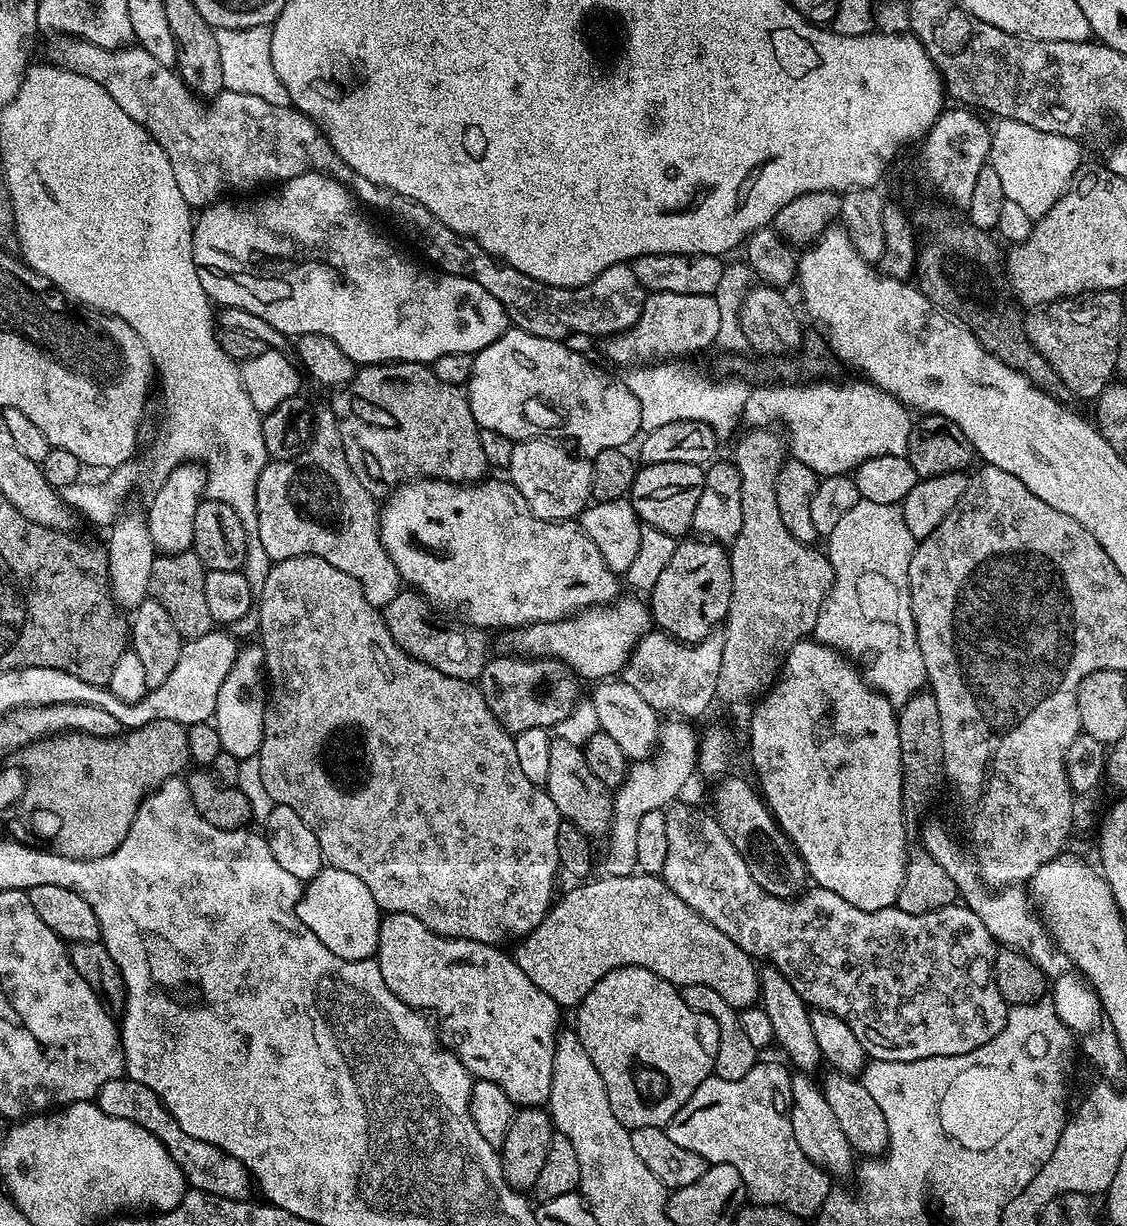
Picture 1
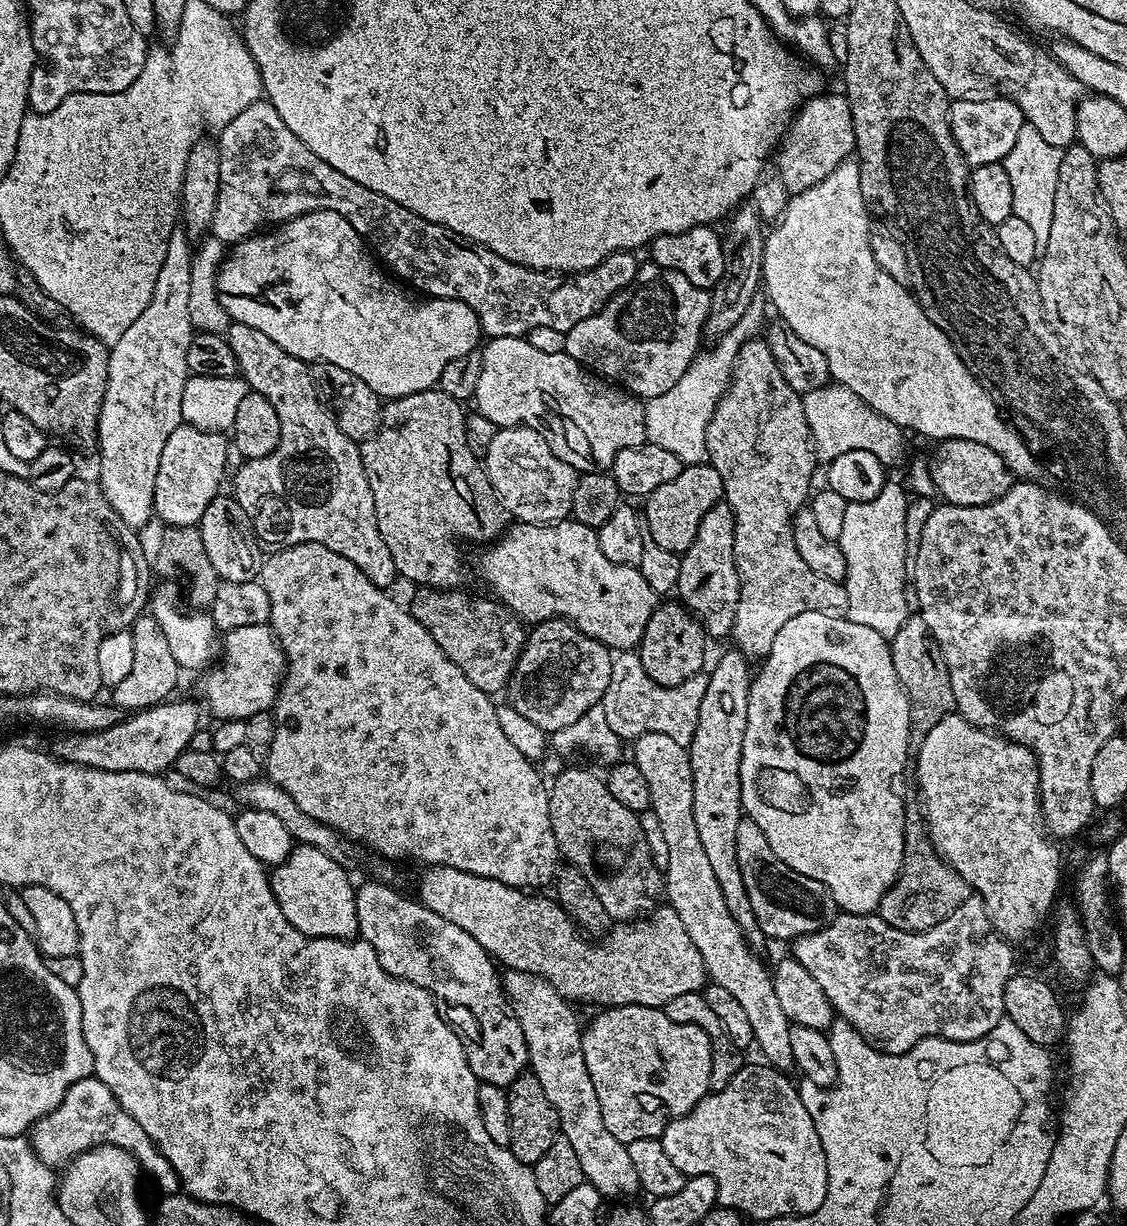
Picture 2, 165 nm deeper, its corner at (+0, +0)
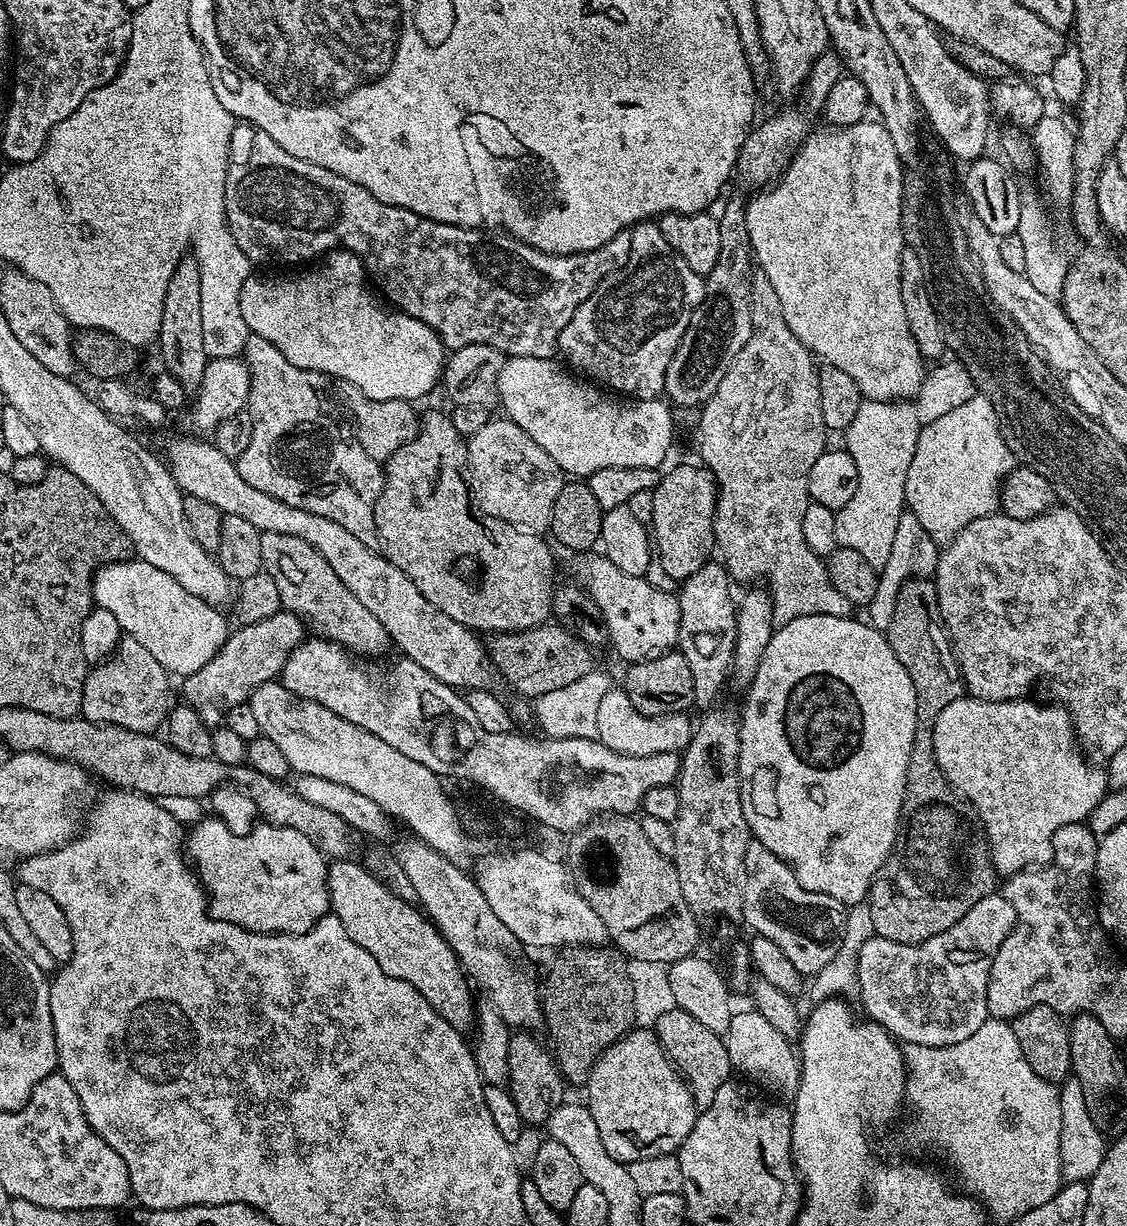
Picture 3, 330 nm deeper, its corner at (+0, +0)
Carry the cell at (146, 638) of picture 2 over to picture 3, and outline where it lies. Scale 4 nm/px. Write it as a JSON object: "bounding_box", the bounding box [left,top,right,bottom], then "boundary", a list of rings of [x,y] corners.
{"bounding_box":[80,636,173,733],"boundary":[[[124,636],[111,659],[97,663],[94,674],[86,678],[80,707],[83,719],[135,732],[155,733],[156,727],[167,721],[173,703],[172,684],[168,680],[171,680],[170,673],[161,666],[158,658],[154,658],[142,642]]]}

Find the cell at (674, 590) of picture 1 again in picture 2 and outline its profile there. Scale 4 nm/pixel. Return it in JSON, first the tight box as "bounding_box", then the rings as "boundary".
{"bounding_box":[638,602,704,688],"boundary":[[[679,602],[673,604],[657,603],[654,614],[650,614],[650,622],[646,622],[646,630],[638,645],[638,655],[646,674],[656,684],[669,688],[686,682],[686,678],[701,675],[704,664],[704,625]]]}

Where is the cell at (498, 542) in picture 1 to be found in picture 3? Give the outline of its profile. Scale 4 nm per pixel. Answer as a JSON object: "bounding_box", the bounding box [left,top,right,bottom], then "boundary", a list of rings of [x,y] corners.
{"bounding_box":[575,554,680,662],"boundary":[[[584,554],[577,560],[580,561],[576,564],[575,583],[585,588],[590,598],[594,598],[598,610],[602,610],[611,647],[616,647],[616,652],[622,659],[628,660],[627,662],[639,662],[677,647],[680,638],[680,601],[673,593],[658,590],[643,576],[618,570],[618,566],[614,566],[614,562],[607,560],[603,554]]]}

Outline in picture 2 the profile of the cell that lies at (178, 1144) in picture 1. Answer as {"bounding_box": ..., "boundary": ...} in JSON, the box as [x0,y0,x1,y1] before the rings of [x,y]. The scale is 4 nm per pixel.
{"bounding_box":[30,1075,178,1193],"boundary":[[[95,1075],[74,1082],[74,1086],[66,1090],[62,1102],[58,1102],[58,1106],[50,1110],[50,1114],[46,1114],[38,1123],[32,1125],[30,1143],[39,1160],[53,1170],[67,1165],[72,1157],[80,1156],[92,1148],[98,1148],[102,1144],[113,1144],[126,1149],[136,1159],[137,1165],[143,1171],[145,1168],[165,1188],[165,1193],[175,1193],[178,1188],[172,1163],[160,1153],[160,1149],[146,1134],[146,1130],[142,1130],[142,1126],[116,1101],[110,1086],[97,1080]]]}

